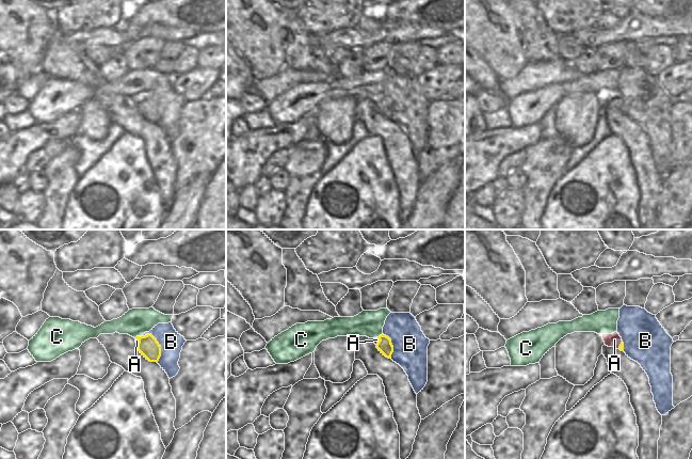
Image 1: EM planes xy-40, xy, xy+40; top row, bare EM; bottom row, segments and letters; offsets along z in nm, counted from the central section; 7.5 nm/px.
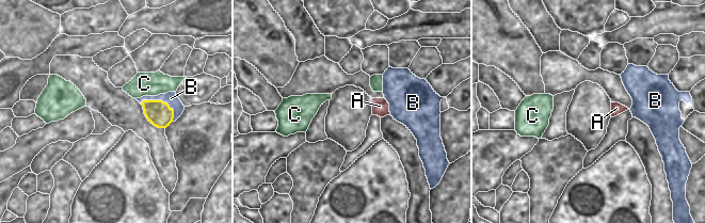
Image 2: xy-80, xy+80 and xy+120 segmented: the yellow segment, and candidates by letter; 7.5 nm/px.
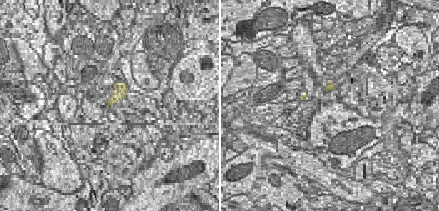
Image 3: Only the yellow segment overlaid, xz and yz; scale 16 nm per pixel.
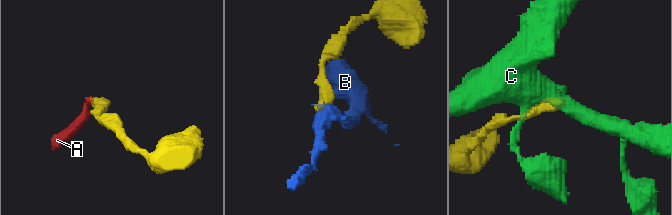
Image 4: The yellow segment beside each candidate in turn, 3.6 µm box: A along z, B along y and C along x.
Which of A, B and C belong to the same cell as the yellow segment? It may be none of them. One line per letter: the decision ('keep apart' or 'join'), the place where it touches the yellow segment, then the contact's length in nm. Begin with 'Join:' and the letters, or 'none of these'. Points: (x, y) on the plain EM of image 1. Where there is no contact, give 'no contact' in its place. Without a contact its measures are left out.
Join: A
A: join | xy-40 (139, 103) | 50 nm
B: keep apart | xy-40 (158, 105) | 240 nm
C: keep apart | xy-40 (138, 97) | 70 nm

